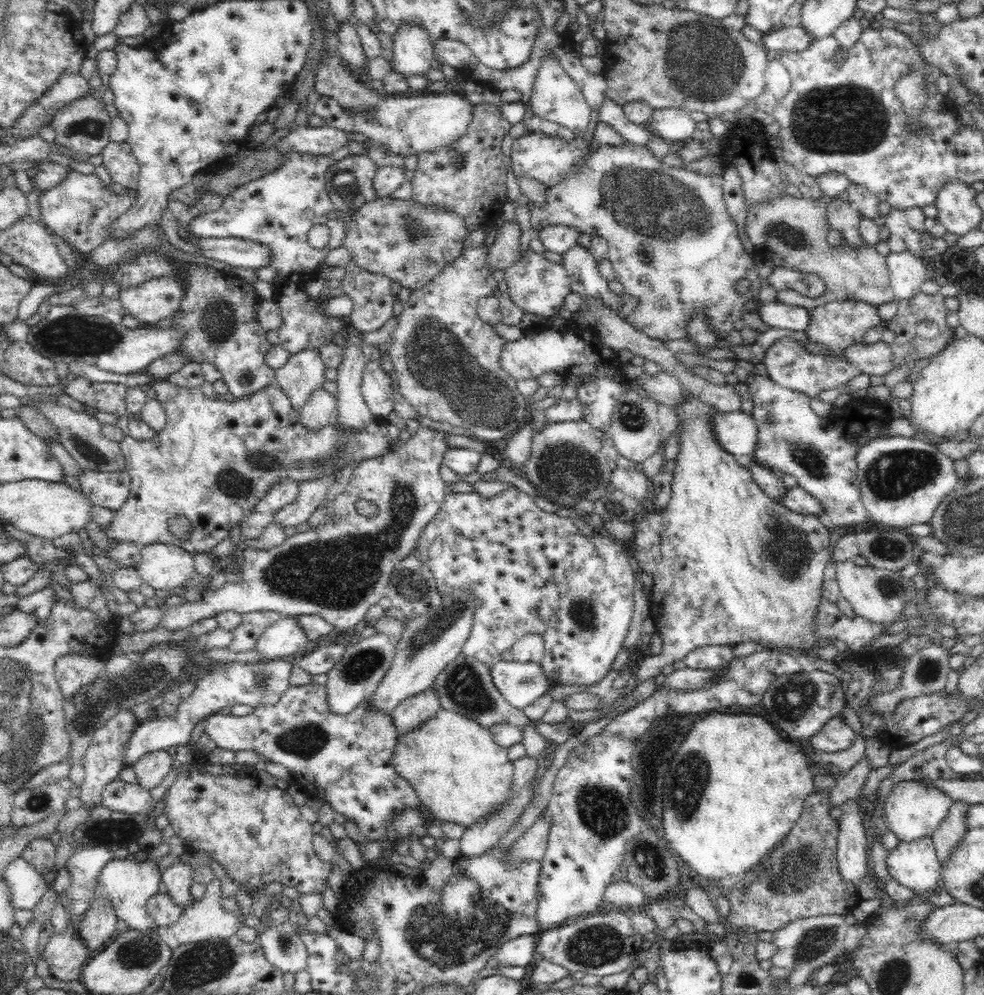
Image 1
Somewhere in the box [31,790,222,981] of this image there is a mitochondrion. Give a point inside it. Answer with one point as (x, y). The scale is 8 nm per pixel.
(136, 952)

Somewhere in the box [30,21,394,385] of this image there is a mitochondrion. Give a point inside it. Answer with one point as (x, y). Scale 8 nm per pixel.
(73, 335)

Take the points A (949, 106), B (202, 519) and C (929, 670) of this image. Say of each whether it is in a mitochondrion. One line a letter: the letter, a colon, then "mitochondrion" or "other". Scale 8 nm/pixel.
A: other
B: other
C: other

